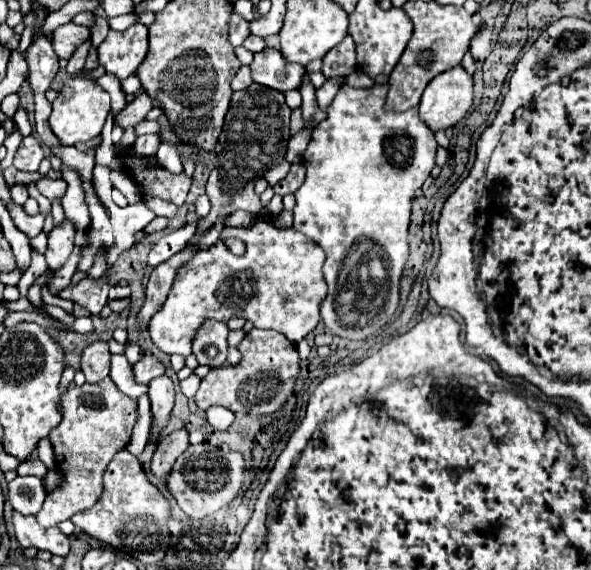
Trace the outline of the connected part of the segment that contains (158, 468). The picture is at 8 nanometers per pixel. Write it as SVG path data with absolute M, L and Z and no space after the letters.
M176 429L172 431L168 437L160 439L152 457L152 465L150 471L156 477L166 477L174 465L174 461L178 459L178 455L188 447L188 429Z

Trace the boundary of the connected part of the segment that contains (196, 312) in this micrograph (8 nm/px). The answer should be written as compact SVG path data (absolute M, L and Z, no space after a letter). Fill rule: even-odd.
M258 217L254 227L240 229L240 227L226 227L222 231L220 241L206 249L198 251L194 259L190 259L176 275L174 285L170 289L170 295L162 309L152 317L152 323L148 325L148 333L152 343L168 353L168 355L182 355L188 357L192 353L190 341L196 333L196 327L204 319L216 319L216 321L228 321L234 315L246 317L256 327L268 327L284 333L292 343L300 343L320 321L318 305L326 295L326 283L322 277L322 263L324 263L324 251L316 247L310 239L304 239L304 235L296 235L290 229L276 229L270 217ZM228 237L238 237L246 245L246 253L242 257L236 257L224 243Z

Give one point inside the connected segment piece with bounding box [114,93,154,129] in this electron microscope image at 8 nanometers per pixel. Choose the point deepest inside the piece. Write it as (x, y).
(134, 112)

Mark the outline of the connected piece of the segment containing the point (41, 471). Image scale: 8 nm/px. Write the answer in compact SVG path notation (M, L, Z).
M26 459L26 463L22 463L18 469L18 475L36 475L36 477L44 477L46 475L46 465L40 459Z

